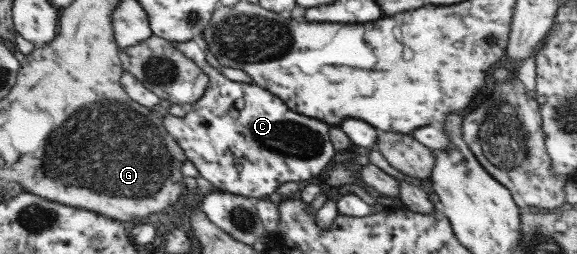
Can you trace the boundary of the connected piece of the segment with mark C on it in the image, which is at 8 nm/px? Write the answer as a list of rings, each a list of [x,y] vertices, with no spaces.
[[[201,40],[172,42],[204,68],[210,82],[205,95],[187,108],[185,116],[165,113],[165,127],[215,189],[261,200],[277,193],[285,183],[321,175],[333,163],[337,151],[329,137],[328,123],[292,111],[268,88],[230,81],[209,57]]]

